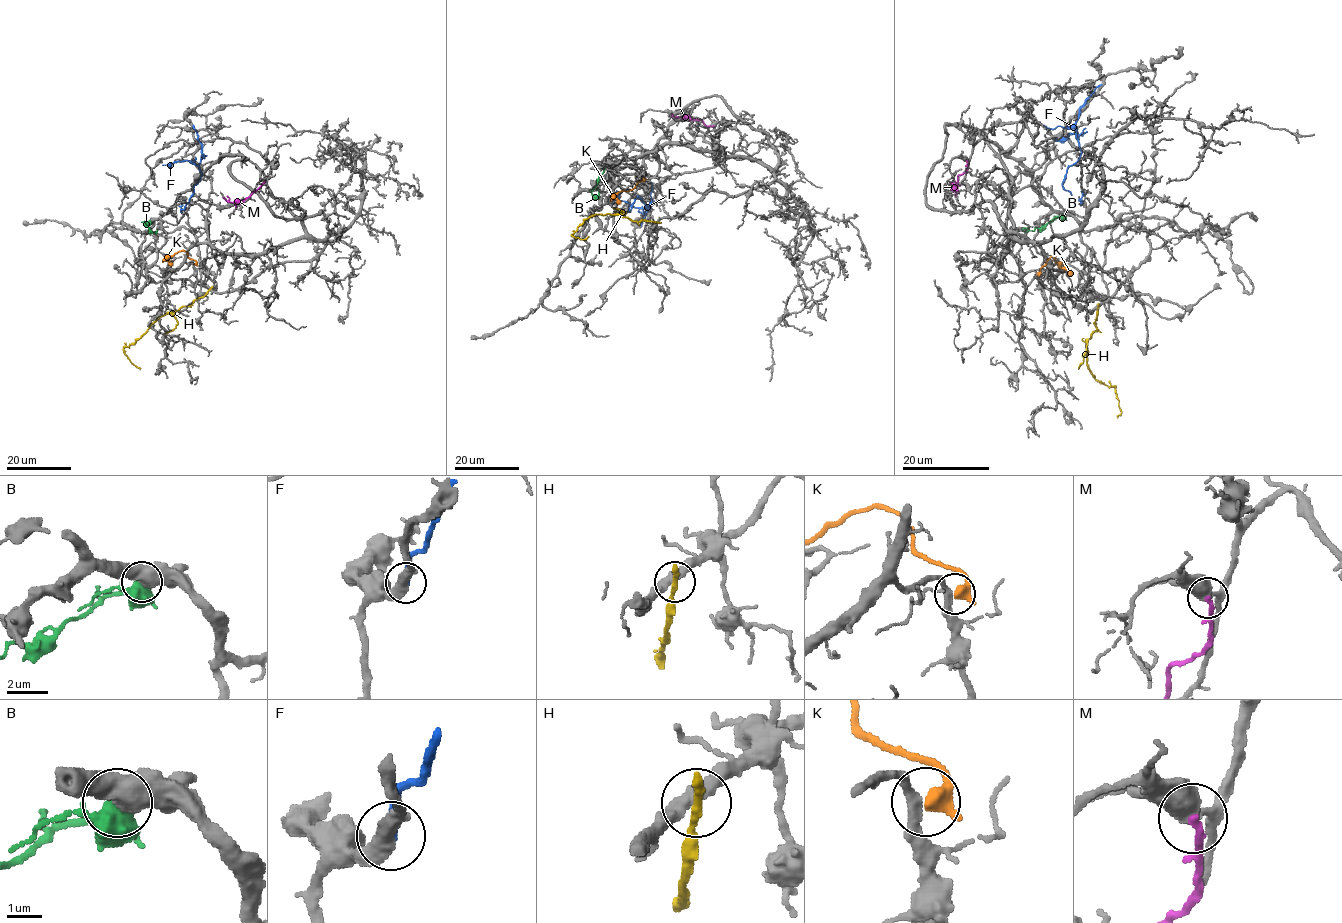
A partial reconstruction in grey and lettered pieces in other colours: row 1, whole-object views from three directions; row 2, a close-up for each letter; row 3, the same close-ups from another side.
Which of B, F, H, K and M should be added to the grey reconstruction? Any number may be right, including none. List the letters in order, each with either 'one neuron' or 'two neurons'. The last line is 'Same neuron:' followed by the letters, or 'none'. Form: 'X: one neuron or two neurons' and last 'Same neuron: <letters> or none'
B: two neurons
F: two neurons
H: two neurons
K: two neurons
M: two neurons
Same neuron: none

